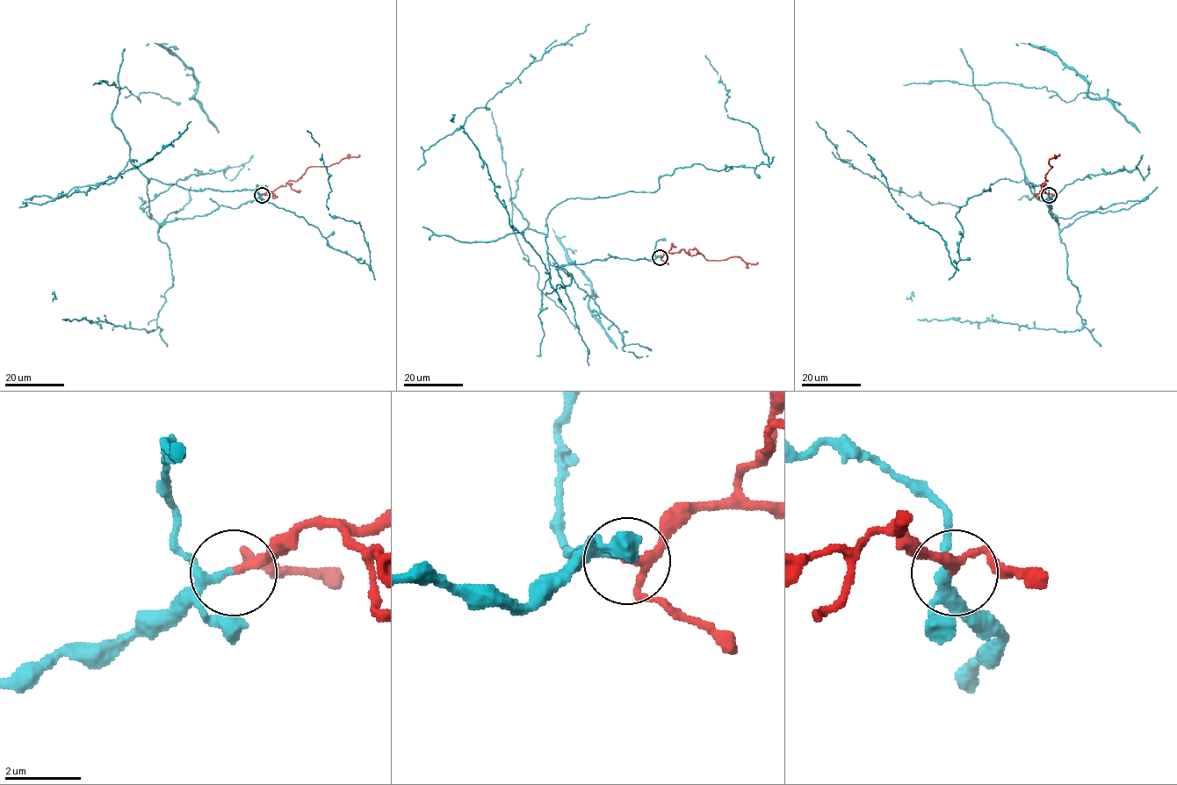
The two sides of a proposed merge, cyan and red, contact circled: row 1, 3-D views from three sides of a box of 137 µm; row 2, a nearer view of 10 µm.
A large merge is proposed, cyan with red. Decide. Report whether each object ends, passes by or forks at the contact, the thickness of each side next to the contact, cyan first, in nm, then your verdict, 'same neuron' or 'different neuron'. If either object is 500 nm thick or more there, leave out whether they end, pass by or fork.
cyan passes by; red passes by; 160 nm thick on the cyan side, 200 nm on the other; same neuron

